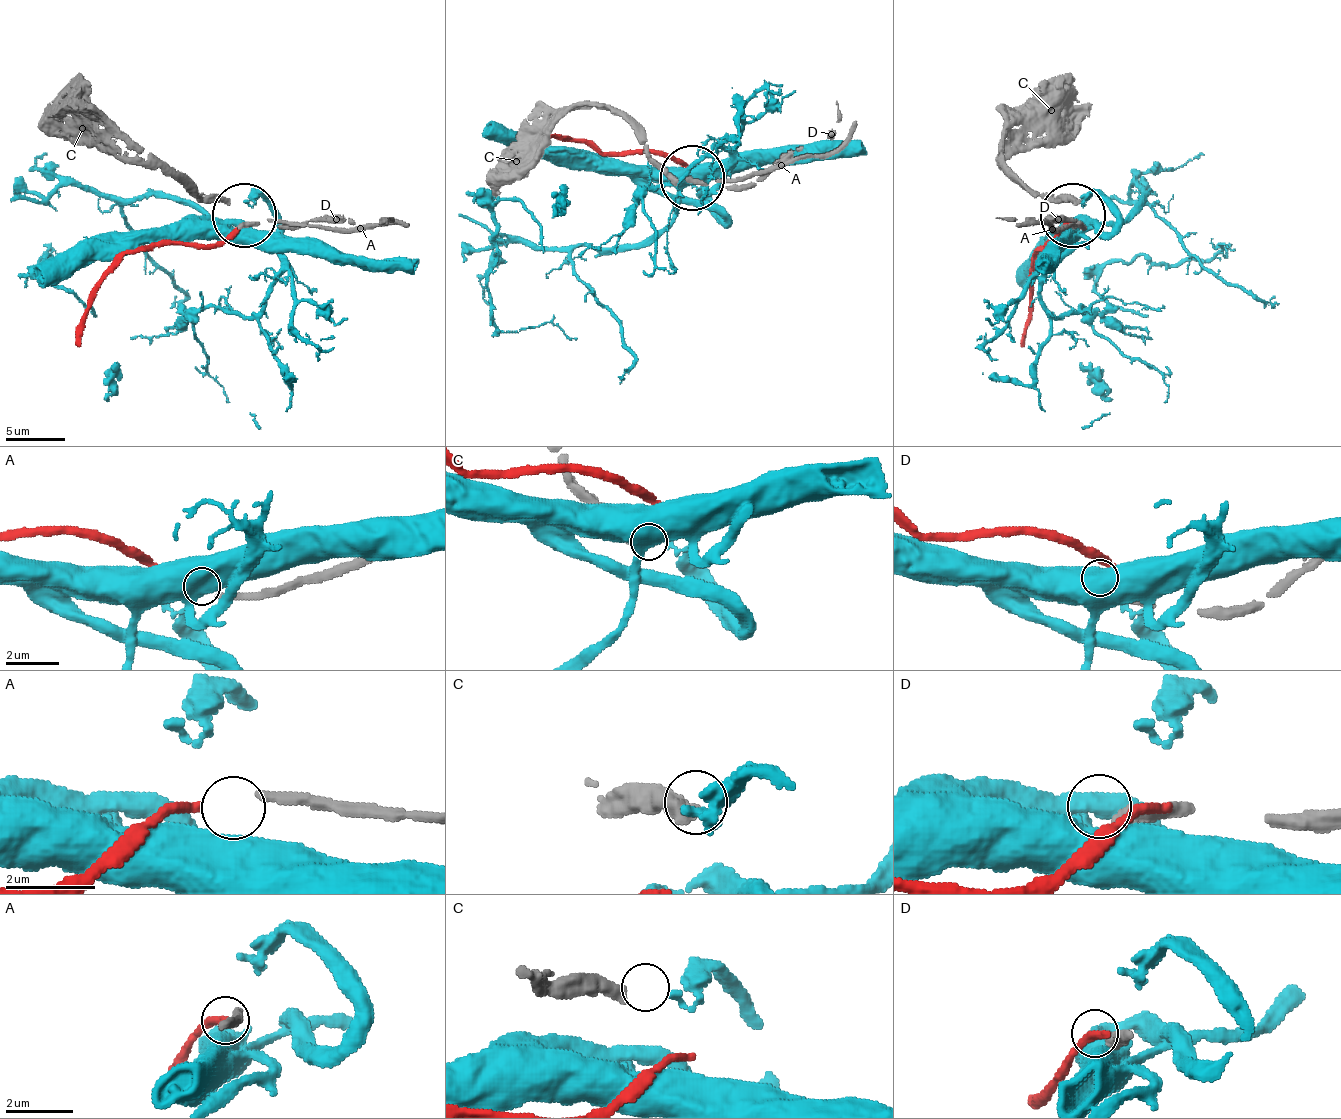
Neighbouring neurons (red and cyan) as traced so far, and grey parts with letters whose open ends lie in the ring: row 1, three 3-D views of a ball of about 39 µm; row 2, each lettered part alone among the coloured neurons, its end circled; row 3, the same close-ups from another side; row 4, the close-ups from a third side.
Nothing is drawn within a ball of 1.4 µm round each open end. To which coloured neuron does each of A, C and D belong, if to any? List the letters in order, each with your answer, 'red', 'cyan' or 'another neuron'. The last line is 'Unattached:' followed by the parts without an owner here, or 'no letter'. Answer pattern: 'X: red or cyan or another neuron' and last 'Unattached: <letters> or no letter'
A: red
C: cyan
D: another neuron
Unattached: D

